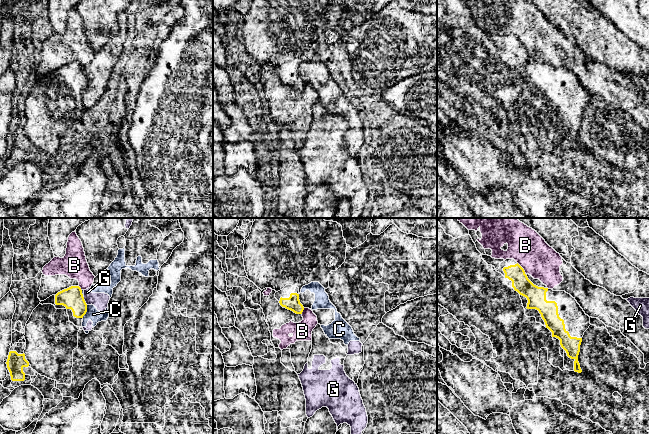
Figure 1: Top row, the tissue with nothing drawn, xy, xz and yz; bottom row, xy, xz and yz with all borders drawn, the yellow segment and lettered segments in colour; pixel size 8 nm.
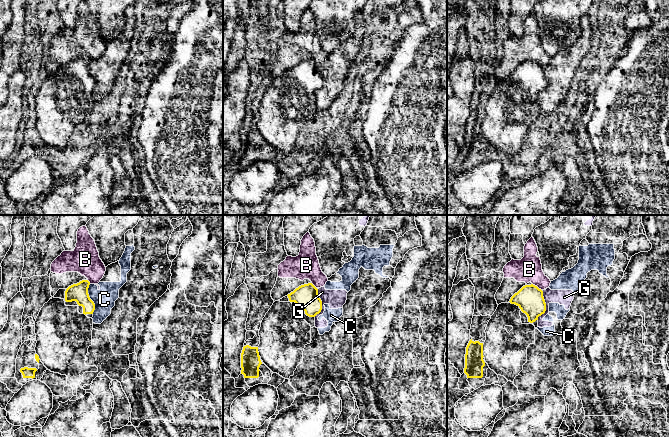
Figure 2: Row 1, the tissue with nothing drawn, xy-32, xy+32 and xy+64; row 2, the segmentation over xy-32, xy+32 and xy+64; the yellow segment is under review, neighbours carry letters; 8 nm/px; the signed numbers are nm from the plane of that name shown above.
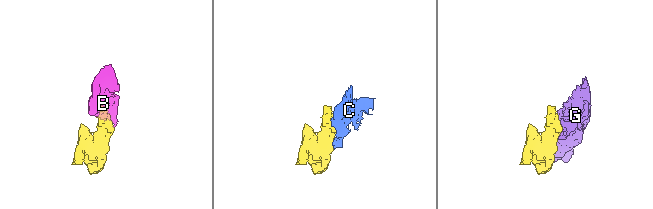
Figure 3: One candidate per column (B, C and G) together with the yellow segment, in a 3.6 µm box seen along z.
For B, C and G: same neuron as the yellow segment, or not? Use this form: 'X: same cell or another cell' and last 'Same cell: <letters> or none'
B: another cell
C: another cell
G: another cell
Same cell: none

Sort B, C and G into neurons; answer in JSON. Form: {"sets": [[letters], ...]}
{"sets": [["B"], ["C"], ["G"]]}

